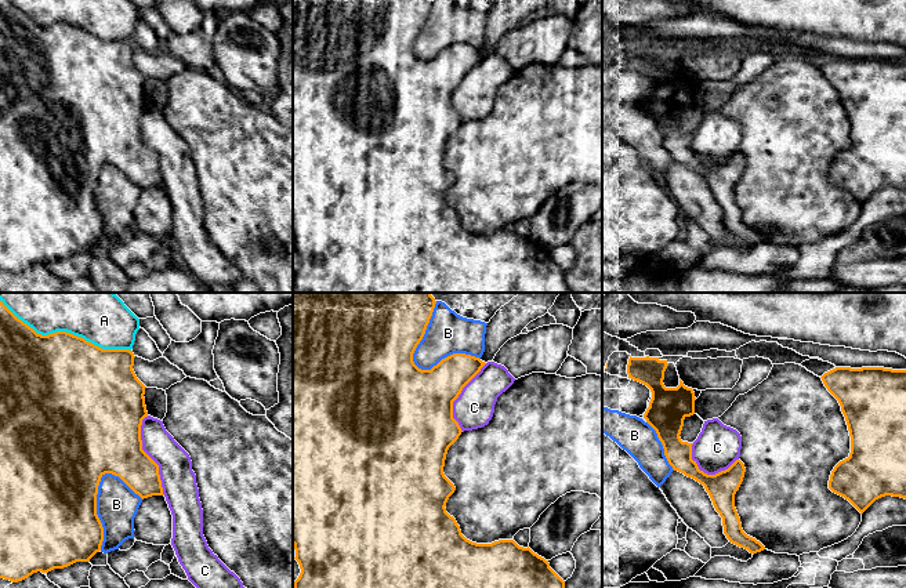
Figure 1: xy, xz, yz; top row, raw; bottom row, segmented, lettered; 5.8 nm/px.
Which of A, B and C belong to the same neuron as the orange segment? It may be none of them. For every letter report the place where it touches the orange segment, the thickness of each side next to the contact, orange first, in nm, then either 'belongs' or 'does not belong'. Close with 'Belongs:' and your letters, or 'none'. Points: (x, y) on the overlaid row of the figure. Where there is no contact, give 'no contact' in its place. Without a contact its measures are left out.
A: meets orange in xy at (65, 331); 480 nm thick on the orange side, 460 nm on the other; does not belong
B: meets orange in xz at (415, 365); 500 nm thick on the orange side, 240 nm on the other; does not belong
C: meets orange in xy at (148, 456); 380 nm thick on the orange side, 200 nm on the other; does not belong
Belongs: none

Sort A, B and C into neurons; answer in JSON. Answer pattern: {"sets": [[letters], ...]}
{"sets": [["A"], ["B"], ["C"]]}

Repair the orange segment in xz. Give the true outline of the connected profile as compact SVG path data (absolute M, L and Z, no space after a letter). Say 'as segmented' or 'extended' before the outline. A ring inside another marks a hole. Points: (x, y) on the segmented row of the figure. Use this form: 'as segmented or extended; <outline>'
as segmented; M293 293L293 545L294 559L301 569L294 588L565 588L565 581L550 567L548 560L534 553L529 547L519 547L514 540L499 540L492 544L472 542L461 534L456 519L446 512L446 502L456 487L443 473L445 460L449 447L463 432L453 418L453 402L486 363L471 355L453 353L431 370L421 370L414 364L413 353L425 334L435 304L431 293Z

